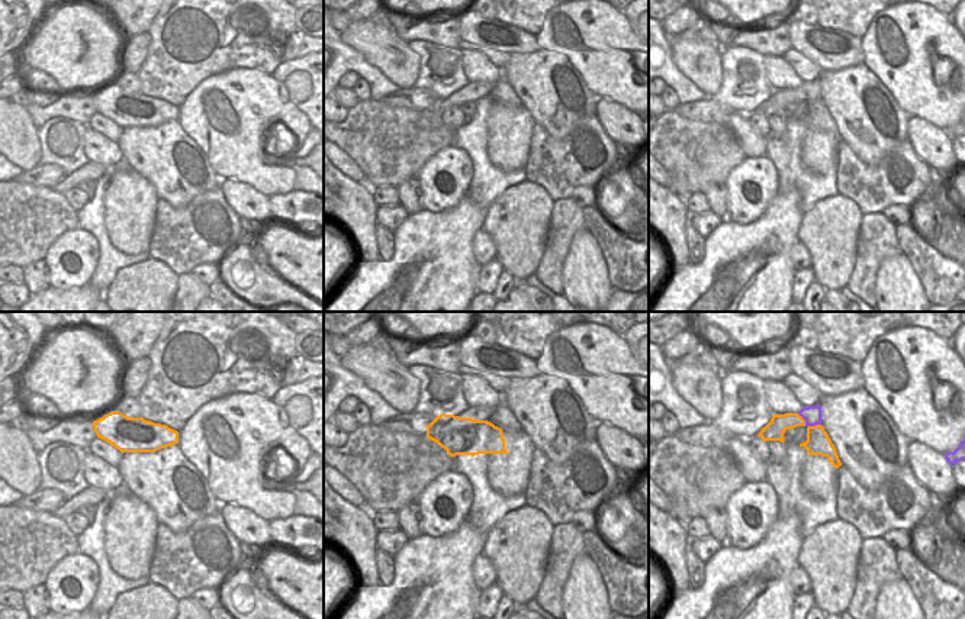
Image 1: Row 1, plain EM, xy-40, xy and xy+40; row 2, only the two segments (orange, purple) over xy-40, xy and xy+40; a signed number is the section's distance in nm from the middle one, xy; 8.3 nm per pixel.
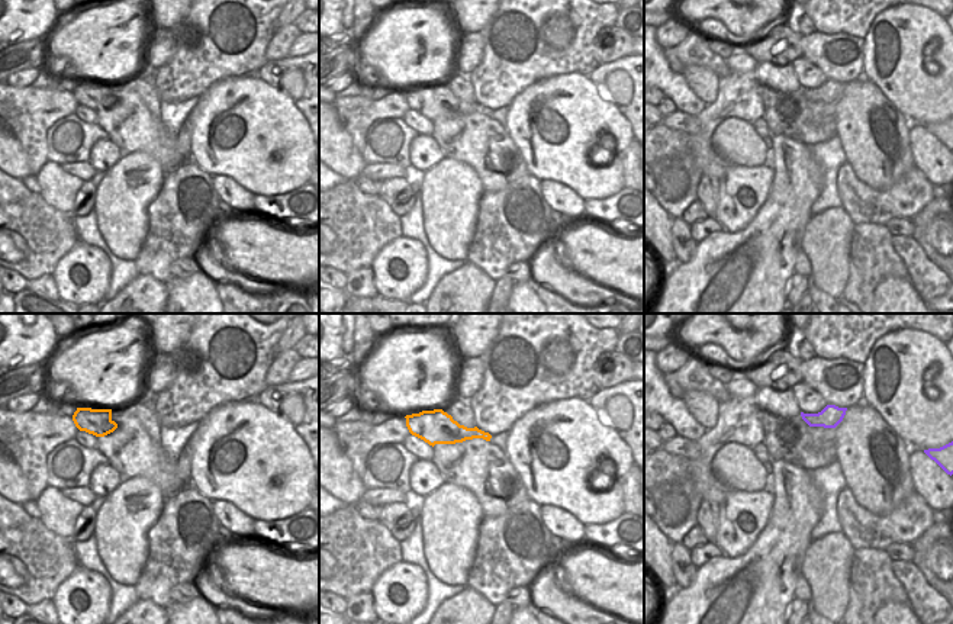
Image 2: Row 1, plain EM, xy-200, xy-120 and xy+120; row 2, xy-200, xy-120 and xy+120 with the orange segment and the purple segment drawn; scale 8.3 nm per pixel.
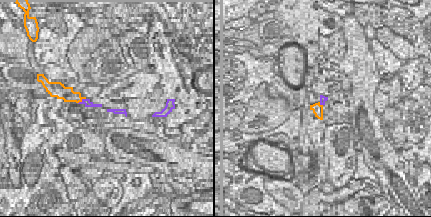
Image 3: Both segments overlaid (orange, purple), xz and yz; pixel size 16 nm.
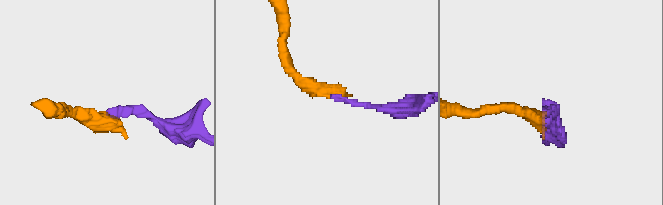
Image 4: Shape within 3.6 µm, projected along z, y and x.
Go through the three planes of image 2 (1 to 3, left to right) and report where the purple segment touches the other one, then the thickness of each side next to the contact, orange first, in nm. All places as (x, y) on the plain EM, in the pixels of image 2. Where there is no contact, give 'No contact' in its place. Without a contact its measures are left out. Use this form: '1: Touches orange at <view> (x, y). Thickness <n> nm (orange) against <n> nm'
1: No contact
2: No contact
3: No contact

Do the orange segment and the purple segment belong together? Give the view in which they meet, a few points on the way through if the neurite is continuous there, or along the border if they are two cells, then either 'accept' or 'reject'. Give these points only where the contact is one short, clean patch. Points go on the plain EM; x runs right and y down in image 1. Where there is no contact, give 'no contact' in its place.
xy+40 | along xy+40 (797, 89), (807, 102), (820, 100) | reject

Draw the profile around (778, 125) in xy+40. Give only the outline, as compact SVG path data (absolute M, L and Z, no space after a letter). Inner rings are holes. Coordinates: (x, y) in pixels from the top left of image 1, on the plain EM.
M766 116L769 120L769 136L776 141L787 141L787 119L779 116Z

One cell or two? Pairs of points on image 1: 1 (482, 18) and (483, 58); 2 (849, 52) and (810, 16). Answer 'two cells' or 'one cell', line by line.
1: one cell
2: two cells

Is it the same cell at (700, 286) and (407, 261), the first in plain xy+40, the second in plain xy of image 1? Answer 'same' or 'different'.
different

